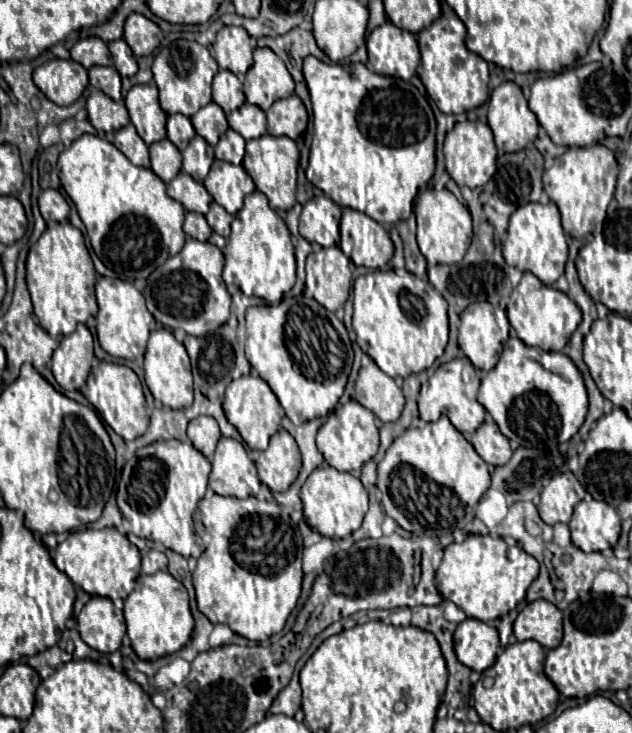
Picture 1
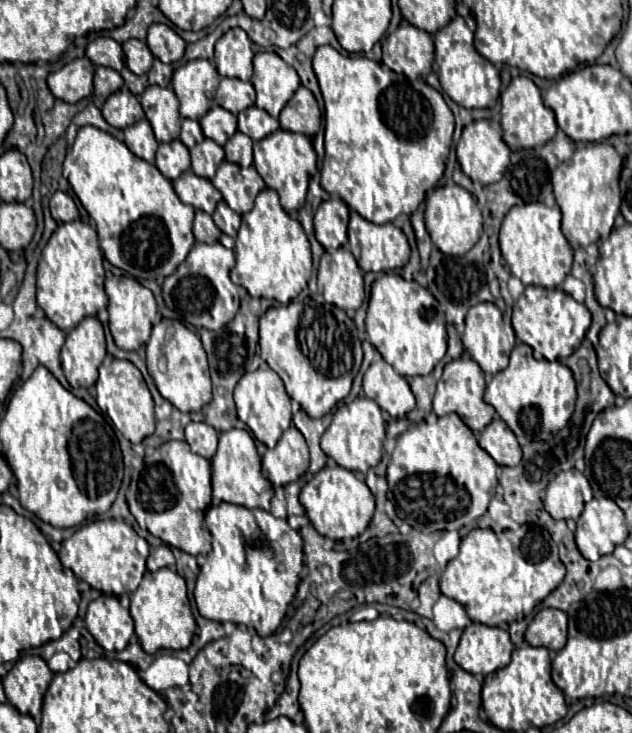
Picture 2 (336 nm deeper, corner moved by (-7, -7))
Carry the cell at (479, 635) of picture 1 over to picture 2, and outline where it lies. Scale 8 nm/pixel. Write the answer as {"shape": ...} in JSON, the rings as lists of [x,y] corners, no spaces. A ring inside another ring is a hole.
{"shape":[[[470,623],[460,637],[454,659],[472,675],[488,675],[510,663],[512,649],[514,645],[508,631],[482,623]]]}

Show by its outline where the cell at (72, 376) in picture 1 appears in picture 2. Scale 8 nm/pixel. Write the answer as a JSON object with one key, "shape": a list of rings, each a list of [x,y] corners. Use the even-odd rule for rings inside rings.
{"shape":[[[86,317],[82,319],[68,335],[66,343],[62,347],[62,369],[68,379],[68,383],[78,389],[78,387],[92,387],[98,379],[98,367],[106,357],[106,341],[104,341],[104,329],[102,323],[96,317]]]}

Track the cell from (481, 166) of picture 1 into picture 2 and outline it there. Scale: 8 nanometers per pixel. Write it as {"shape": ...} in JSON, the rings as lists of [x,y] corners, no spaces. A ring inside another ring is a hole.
{"shape":[[[480,119],[480,121],[466,125],[462,131],[462,137],[456,145],[456,155],[458,155],[458,163],[464,171],[464,175],[468,175],[472,181],[478,181],[482,185],[498,183],[510,163],[510,149],[502,141],[500,123],[494,121],[494,127],[492,127],[492,119]]]}

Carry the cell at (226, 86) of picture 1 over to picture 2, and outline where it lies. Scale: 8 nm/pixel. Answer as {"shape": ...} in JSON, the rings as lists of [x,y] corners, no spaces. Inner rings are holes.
{"shape":[[[224,77],[220,81],[218,91],[216,91],[216,103],[228,109],[230,113],[238,115],[240,111],[252,107],[254,101],[256,101],[256,95],[254,95],[254,87],[250,81],[230,79],[230,77]]]}

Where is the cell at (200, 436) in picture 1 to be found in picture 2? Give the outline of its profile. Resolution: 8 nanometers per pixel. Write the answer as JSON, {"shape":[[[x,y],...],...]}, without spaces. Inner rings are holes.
{"shape":[[[192,421],[186,427],[186,441],[194,453],[212,459],[218,447],[218,431],[204,421]]]}

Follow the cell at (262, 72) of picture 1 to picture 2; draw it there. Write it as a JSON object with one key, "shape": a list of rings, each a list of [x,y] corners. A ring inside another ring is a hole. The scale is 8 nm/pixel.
{"shape":[[[276,53],[254,55],[254,75],[250,81],[256,89],[256,107],[268,111],[272,117],[278,117],[300,87],[298,73]]]}

